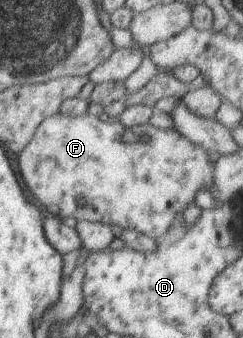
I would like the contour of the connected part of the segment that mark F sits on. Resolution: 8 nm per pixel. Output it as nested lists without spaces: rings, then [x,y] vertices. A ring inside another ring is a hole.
[[[63,114],[51,115],[51,118],[46,118],[35,131],[33,138],[25,145],[23,150],[20,150],[18,154],[17,166],[19,166],[19,172],[23,177],[23,182],[29,188],[29,192],[37,198],[37,202],[41,202],[49,212],[54,215],[63,218],[69,222],[76,221],[78,219],[83,219],[87,221],[100,222],[109,226],[119,226],[119,228],[131,229],[139,231],[143,235],[151,236],[151,238],[165,238],[167,242],[167,229],[171,224],[177,226],[177,224],[182,221],[184,210],[186,204],[191,204],[195,202],[195,196],[201,189],[211,190],[213,185],[213,173],[214,173],[214,163],[209,161],[208,154],[202,146],[197,146],[192,143],[189,139],[186,139],[183,135],[178,133],[175,128],[171,129],[158,129],[153,127],[149,122],[144,125],[136,125],[131,127],[131,134],[133,136],[125,136],[125,140],[133,140],[132,144],[127,144],[123,142],[123,134],[125,134],[125,128],[123,127],[123,132],[117,132],[113,128],[107,128],[107,134],[103,132],[103,120],[97,120],[93,116],[83,115],[80,117],[71,117]],[[78,198],[85,200],[85,206],[79,206],[76,204]]]

